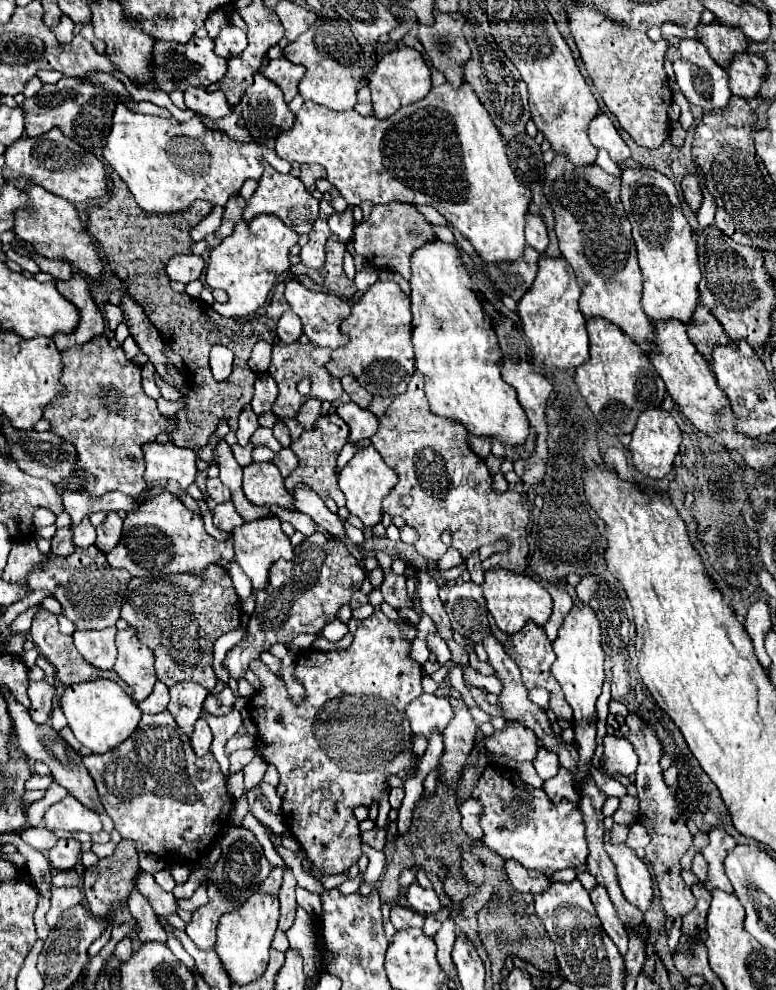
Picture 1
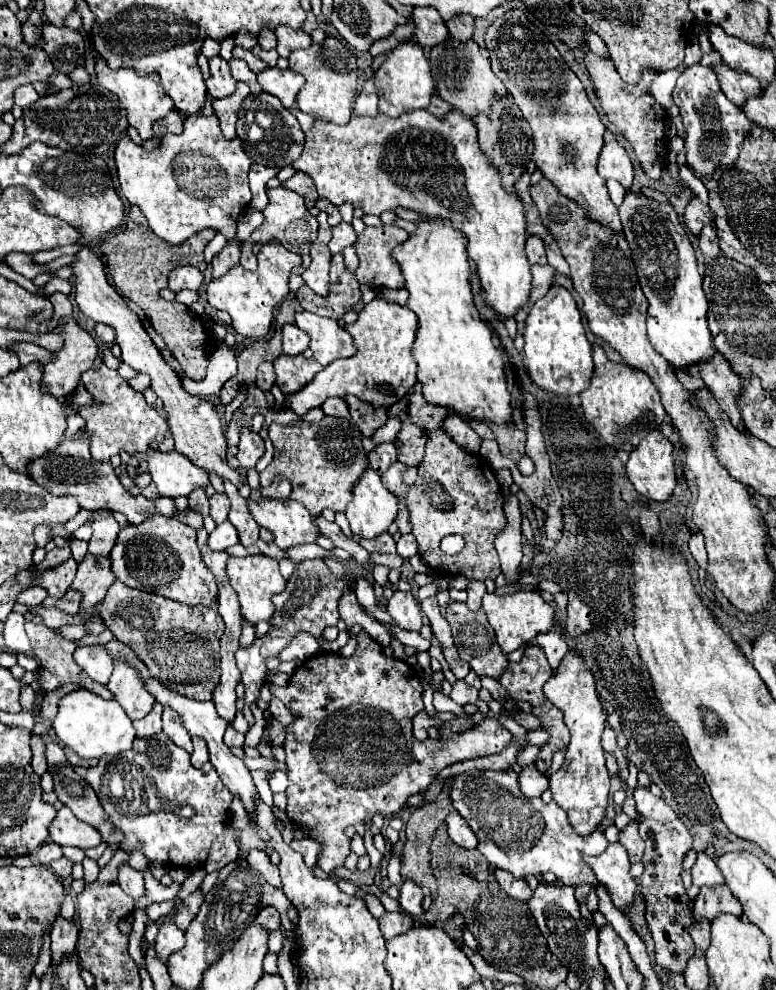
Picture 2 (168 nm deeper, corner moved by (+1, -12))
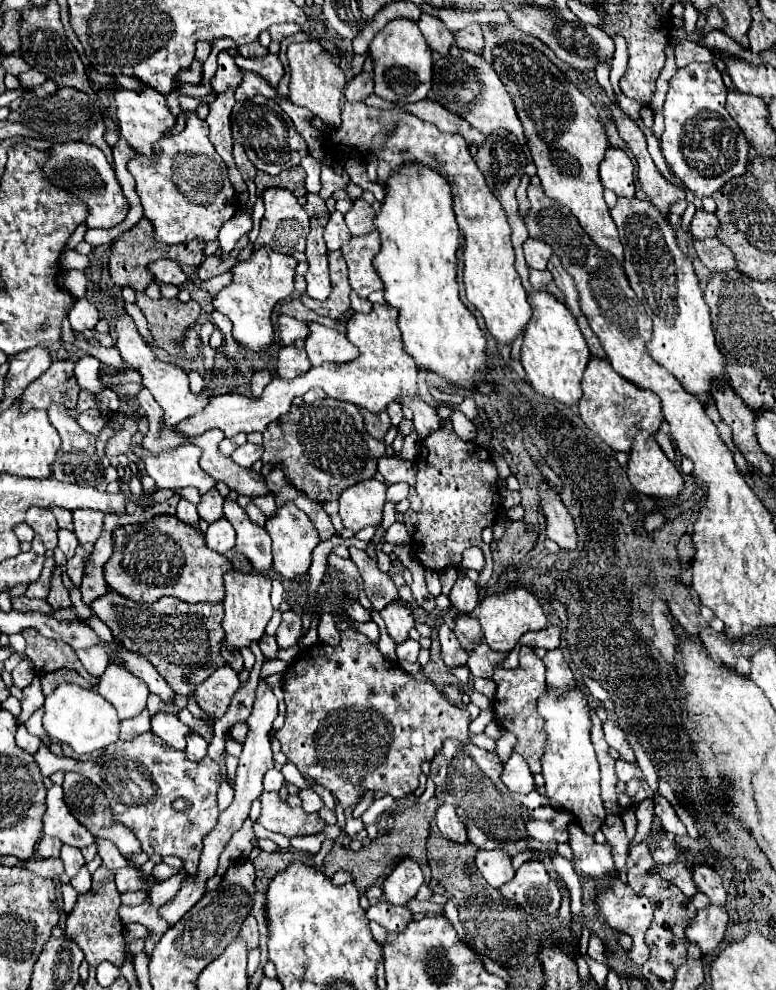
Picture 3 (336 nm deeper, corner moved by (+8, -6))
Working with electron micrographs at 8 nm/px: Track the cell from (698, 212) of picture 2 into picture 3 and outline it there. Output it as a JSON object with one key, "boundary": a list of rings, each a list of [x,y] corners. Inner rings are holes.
{"boundary":[[[699,208],[691,220],[691,234],[693,238],[707,238],[707,236],[715,236],[715,230],[717,230],[719,222],[717,222],[717,216],[707,212],[705,208]]]}

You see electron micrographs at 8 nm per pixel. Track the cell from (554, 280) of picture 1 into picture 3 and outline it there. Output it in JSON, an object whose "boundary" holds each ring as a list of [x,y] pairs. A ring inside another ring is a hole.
{"boundary":[[[539,290],[529,294],[527,302],[533,310],[531,320],[525,326],[525,338],[521,346],[521,364],[527,372],[527,380],[539,394],[573,406],[581,400],[581,376],[591,358],[587,342],[569,308],[553,294]]]}

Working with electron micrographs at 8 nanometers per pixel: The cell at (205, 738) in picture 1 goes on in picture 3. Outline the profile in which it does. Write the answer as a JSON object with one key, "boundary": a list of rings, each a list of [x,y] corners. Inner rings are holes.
{"boundary":[[[191,732],[191,734],[189,734],[189,738],[187,738],[185,754],[187,754],[187,758],[189,758],[189,760],[193,760],[193,762],[197,762],[197,760],[205,758],[205,756],[207,756],[207,742],[205,742],[199,734]]]}

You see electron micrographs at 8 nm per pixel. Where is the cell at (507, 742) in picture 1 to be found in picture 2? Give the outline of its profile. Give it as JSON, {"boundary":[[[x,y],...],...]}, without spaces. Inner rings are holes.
{"boundary":[[[364,630],[358,636],[358,648],[354,656],[344,658],[336,652],[318,652],[312,656],[312,660],[296,668],[292,682],[286,688],[272,686],[270,690],[288,708],[298,712],[298,718],[292,722],[292,726],[286,728],[284,742],[290,780],[286,788],[286,812],[296,826],[300,824],[310,828],[314,840],[324,844],[318,866],[328,874],[332,874],[334,868],[340,868],[350,852],[350,838],[344,834],[348,824],[362,824],[374,814],[382,814],[384,818],[394,816],[410,796],[424,792],[436,780],[442,768],[478,756],[498,754],[512,740],[512,734],[494,718],[484,718],[478,726],[458,732],[448,742],[416,740],[412,734],[412,718],[424,708],[420,676],[406,662],[384,656],[382,646]]]}

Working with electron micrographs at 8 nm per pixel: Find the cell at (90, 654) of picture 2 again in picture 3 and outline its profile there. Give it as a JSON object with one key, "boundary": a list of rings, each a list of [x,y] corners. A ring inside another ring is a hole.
{"boundary":[[[93,646],[93,648],[87,648],[87,650],[77,650],[77,656],[79,656],[83,668],[95,678],[99,678],[109,664],[107,652],[101,646]]]}

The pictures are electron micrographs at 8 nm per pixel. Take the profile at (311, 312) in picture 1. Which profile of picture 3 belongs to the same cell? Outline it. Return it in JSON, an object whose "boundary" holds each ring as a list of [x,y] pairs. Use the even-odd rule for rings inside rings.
{"boundary":[[[307,322],[309,336],[305,338],[305,350],[313,366],[323,362],[349,362],[357,358],[357,346],[353,346],[347,336],[335,328],[327,328],[319,322]]]}

